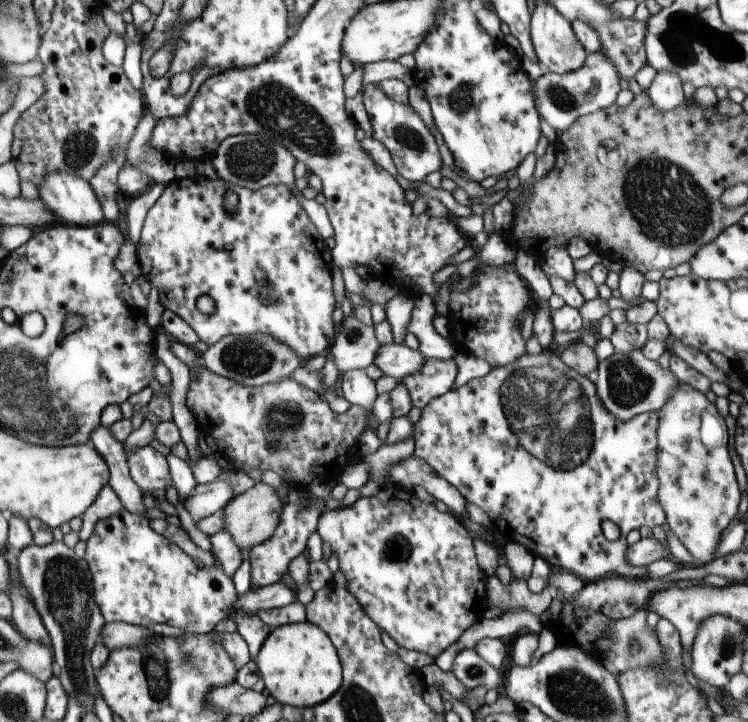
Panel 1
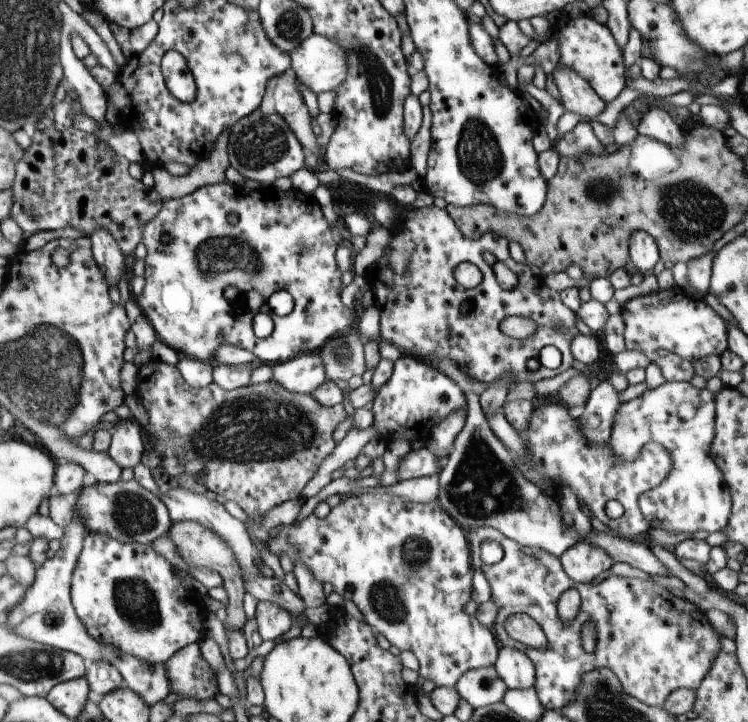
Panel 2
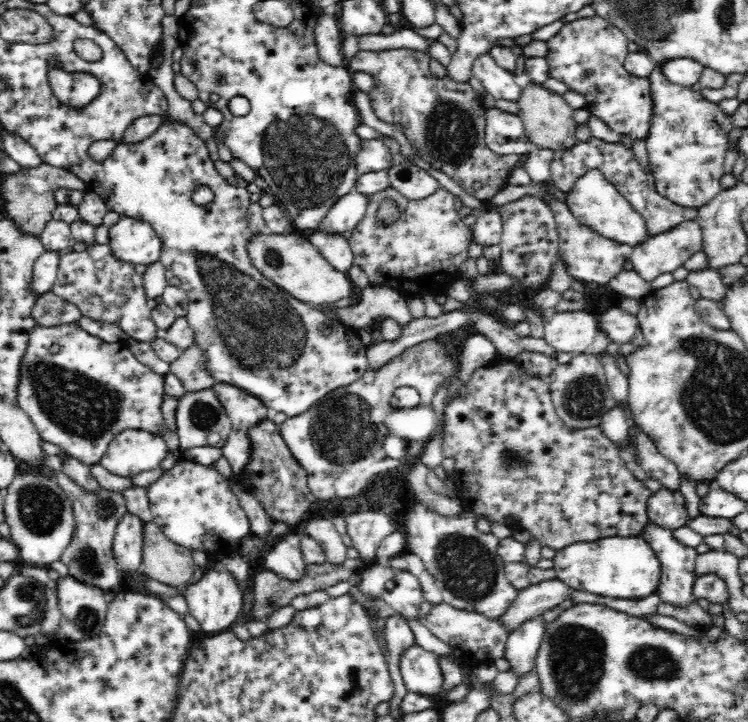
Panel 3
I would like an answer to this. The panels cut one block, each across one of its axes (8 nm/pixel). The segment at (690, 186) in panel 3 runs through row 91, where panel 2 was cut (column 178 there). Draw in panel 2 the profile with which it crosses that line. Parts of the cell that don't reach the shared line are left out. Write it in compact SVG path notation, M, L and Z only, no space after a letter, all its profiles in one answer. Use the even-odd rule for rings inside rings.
M197 643L189 644L173 654L164 663L164 670L170 682L170 692L176 694L177 700L209 700L220 694L216 673L202 658Z

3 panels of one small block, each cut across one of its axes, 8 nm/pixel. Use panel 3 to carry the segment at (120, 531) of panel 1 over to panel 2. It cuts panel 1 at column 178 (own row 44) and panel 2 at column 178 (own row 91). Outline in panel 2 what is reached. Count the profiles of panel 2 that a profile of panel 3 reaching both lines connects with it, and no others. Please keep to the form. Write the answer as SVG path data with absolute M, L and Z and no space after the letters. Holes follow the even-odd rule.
M94 532L87 533L83 542L83 549L78 557L74 572L71 578L71 601L82 623L82 626L86 628L88 634L106 646L111 646L118 650L118 652L124 652L124 654L130 654L134 658L140 658L142 662L148 662L148 664L164 664L169 658L172 658L173 654L176 654L181 648L188 646L192 643L200 642L204 638L203 621L205 615L208 613L205 607L204 596L196 592L192 588L186 588L180 580L180 576L174 572L174 565L170 564L164 556L160 556L154 548L152 543L150 544L122 544L106 534L94 534Z

